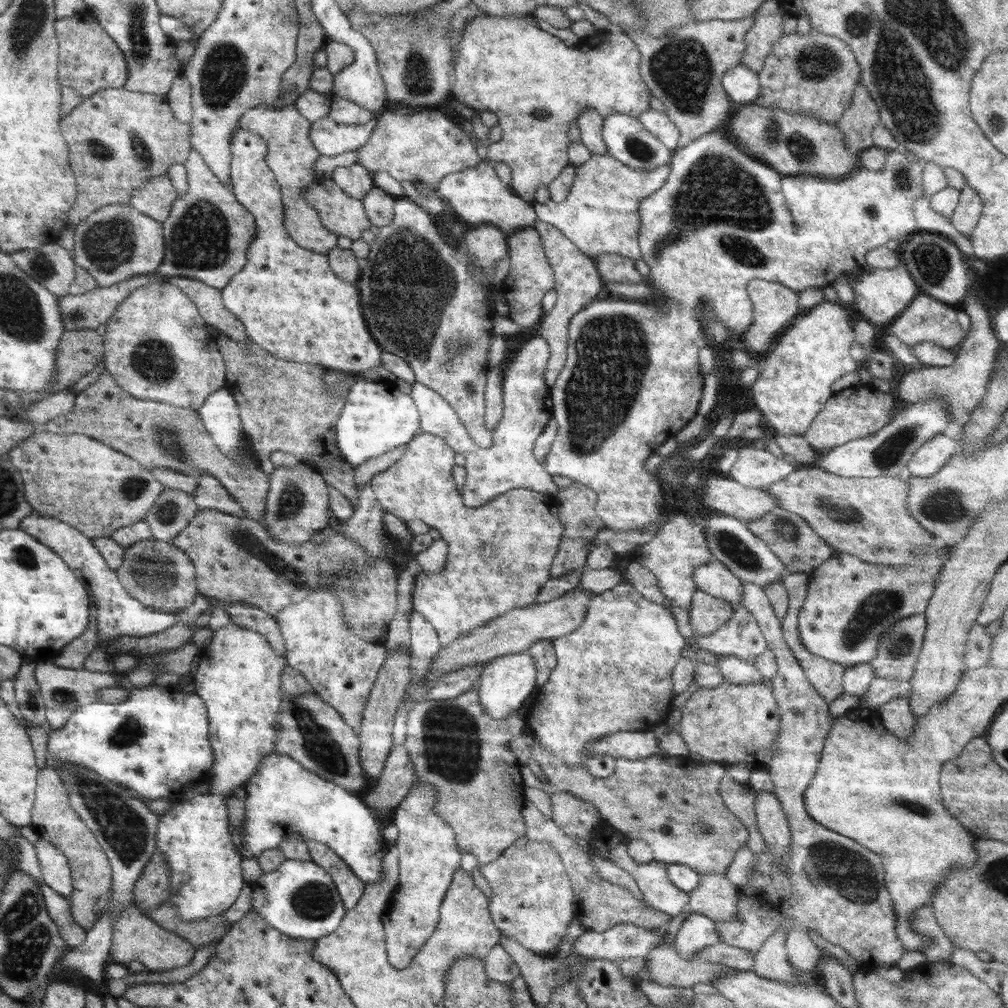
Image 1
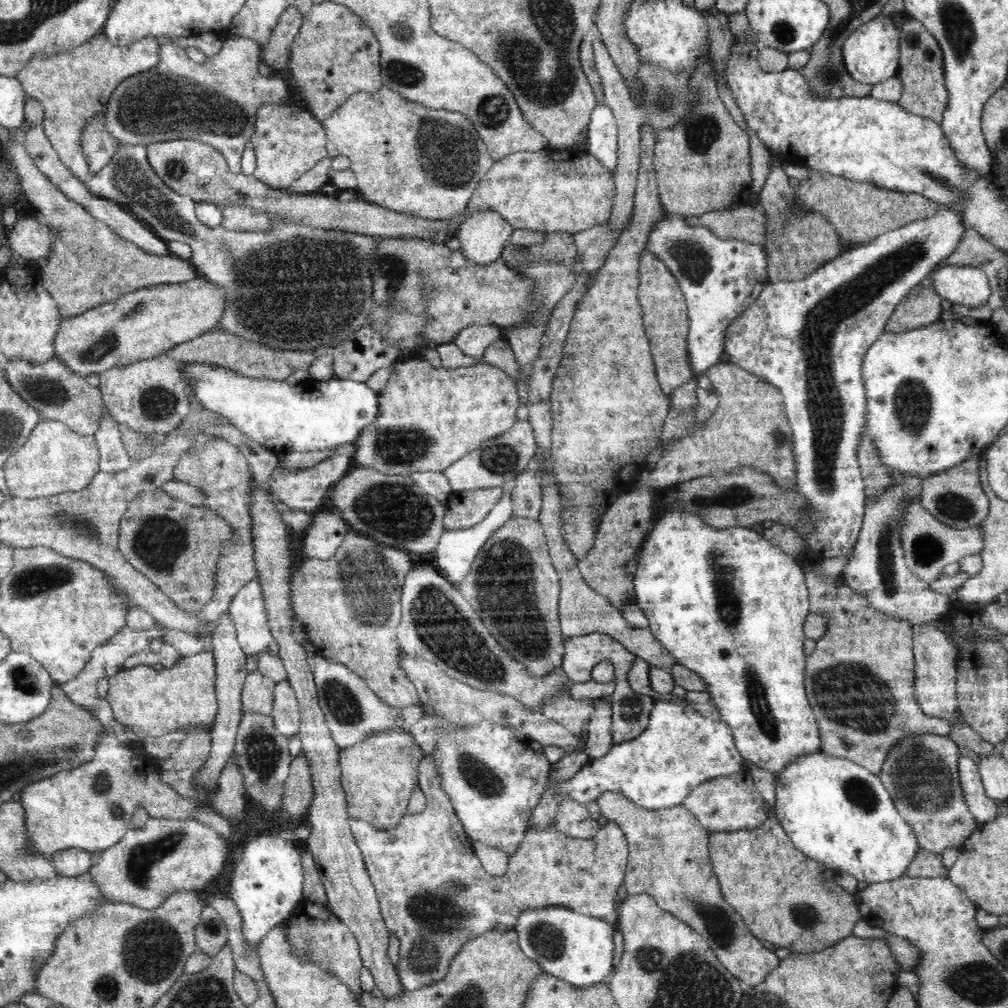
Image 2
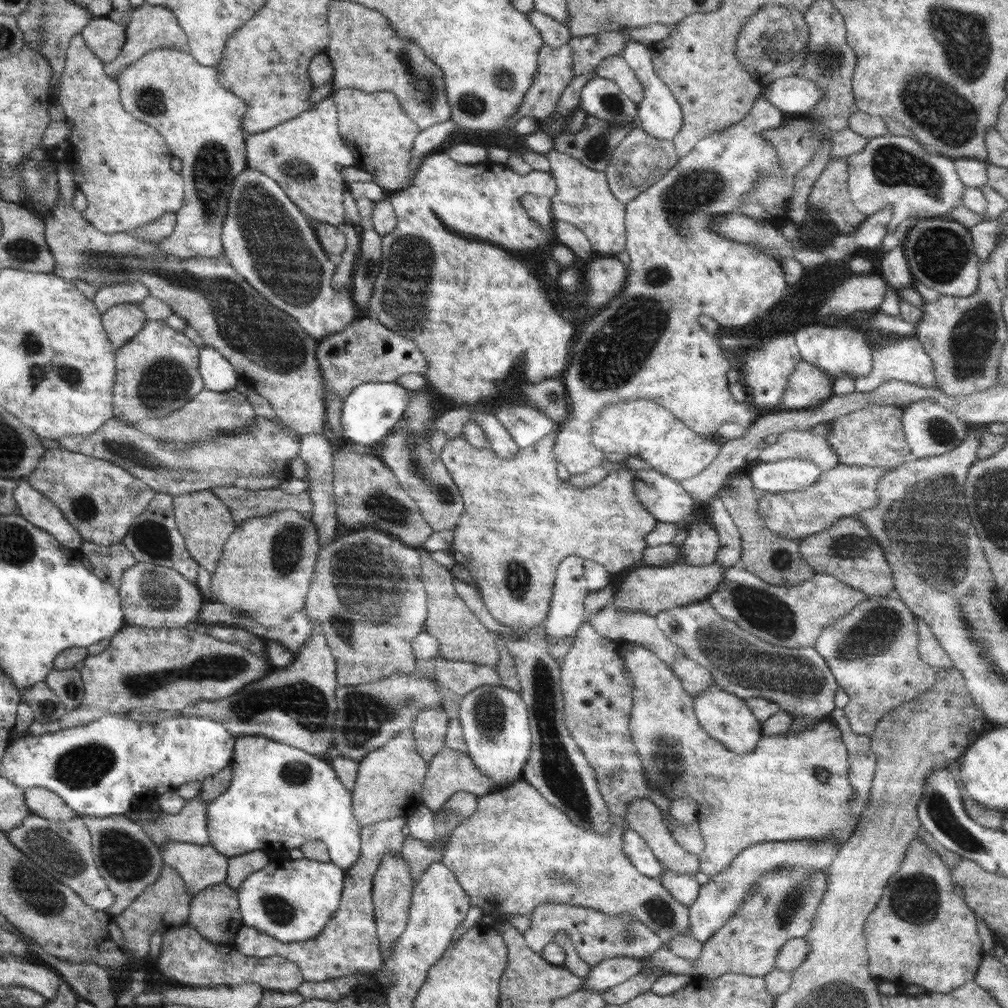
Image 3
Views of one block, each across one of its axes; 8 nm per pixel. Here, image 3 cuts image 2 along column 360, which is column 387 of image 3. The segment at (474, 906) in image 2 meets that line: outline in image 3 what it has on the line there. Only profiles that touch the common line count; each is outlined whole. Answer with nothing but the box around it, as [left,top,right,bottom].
[232,817,406,1000]

